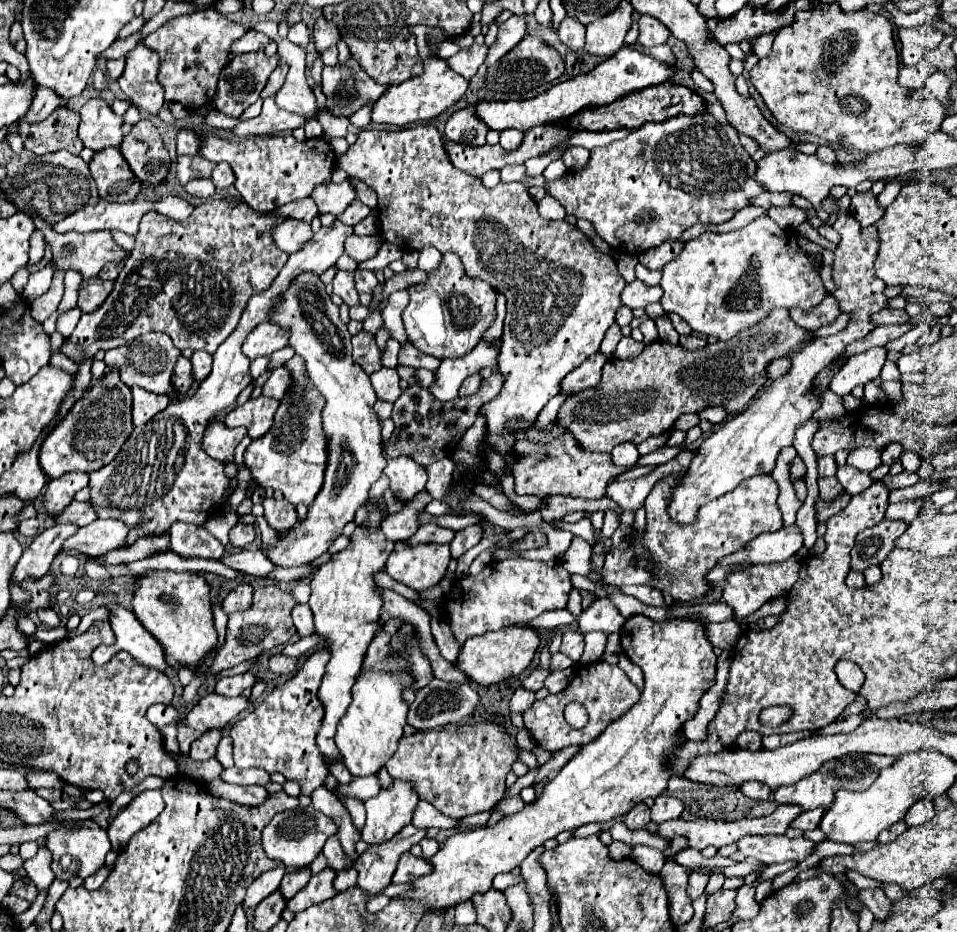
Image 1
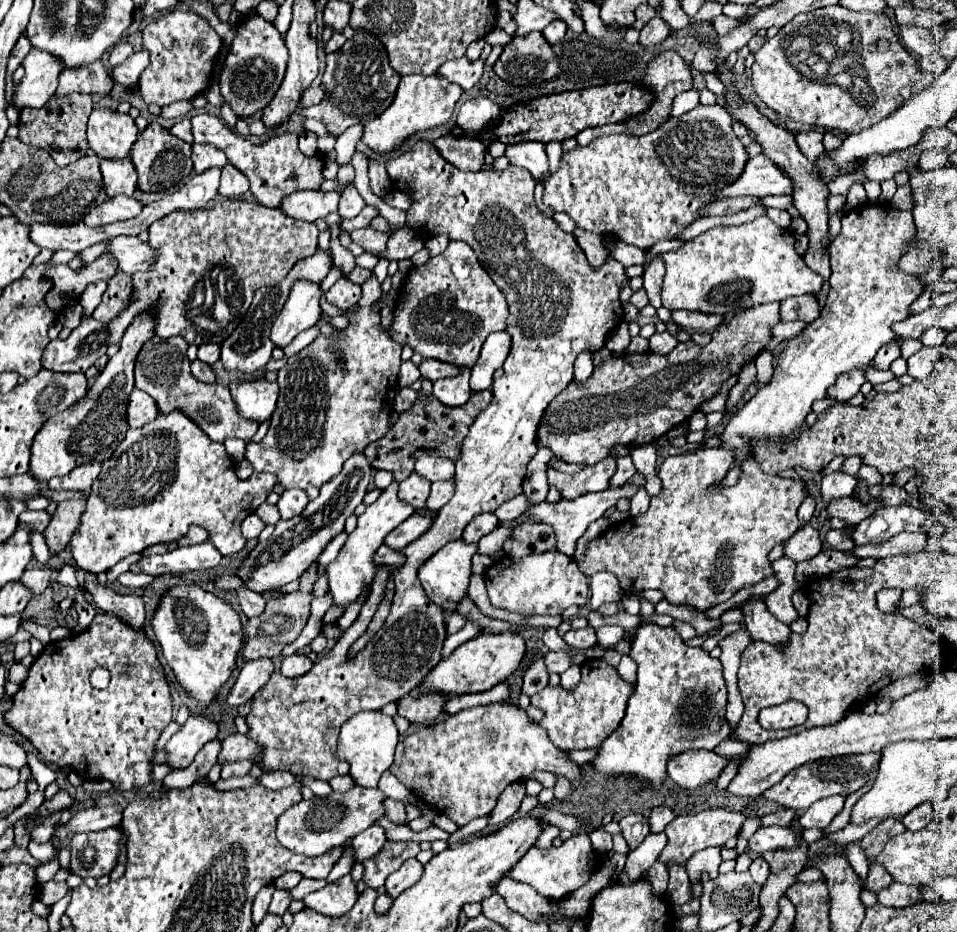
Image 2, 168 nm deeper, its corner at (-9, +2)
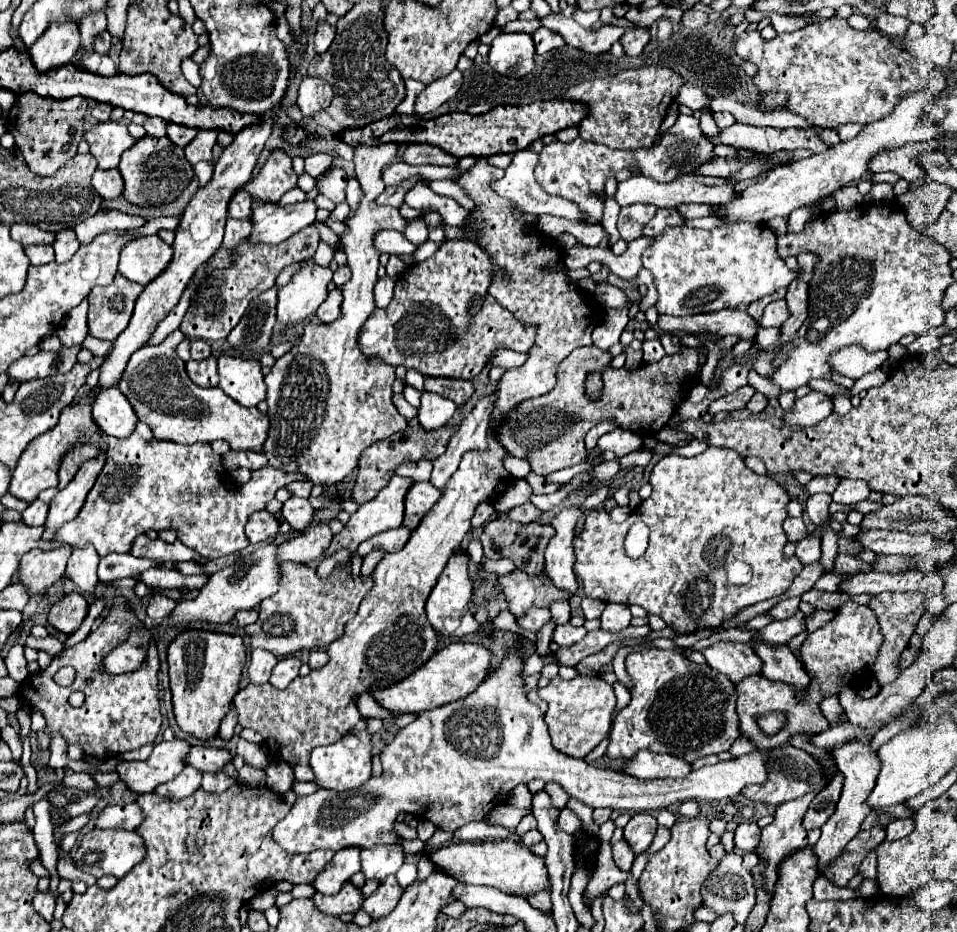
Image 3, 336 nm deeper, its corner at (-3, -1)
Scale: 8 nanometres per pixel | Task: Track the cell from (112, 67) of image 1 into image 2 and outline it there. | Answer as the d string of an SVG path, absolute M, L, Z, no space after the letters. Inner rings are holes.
M118 42L116 46L114 46L114 50L110 52L110 66L120 66L126 58L130 58L134 54L134 50L132 50L132 46L128 44L128 42Z

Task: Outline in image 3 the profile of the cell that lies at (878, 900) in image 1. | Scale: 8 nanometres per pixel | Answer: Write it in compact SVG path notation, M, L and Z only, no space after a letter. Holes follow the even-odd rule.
M876 849L868 851L866 859L864 859L862 865L860 865L860 873L862 873L864 877L868 877L868 879L876 879Z

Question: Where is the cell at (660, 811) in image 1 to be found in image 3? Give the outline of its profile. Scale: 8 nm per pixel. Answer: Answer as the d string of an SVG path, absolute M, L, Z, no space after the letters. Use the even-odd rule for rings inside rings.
M650 813L634 815L624 827L624 841L630 845L634 855L642 855L648 851L654 835L656 835L656 819Z

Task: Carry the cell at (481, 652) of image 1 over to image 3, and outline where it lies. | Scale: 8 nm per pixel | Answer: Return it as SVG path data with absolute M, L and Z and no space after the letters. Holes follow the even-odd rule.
M450 643L436 655L432 655L420 671L414 671L404 681L388 685L388 687L372 687L370 693L376 699L376 703L386 709L392 715L404 715L404 713L422 713L428 709L436 709L440 705L458 701L466 695L470 695L482 679L488 675L492 653L476 643Z

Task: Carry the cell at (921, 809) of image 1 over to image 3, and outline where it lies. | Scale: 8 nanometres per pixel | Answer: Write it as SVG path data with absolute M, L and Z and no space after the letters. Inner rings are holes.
M902 819L902 821L890 823L890 825L886 827L886 841L902 839L902 837L910 835L912 829L914 829L914 819Z

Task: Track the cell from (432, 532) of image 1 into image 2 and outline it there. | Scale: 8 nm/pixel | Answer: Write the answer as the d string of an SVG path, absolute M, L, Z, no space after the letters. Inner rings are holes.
M414 514L410 516L410 520L402 522L394 532L390 532L390 536L386 536L386 546L390 548L406 548L410 542L418 540L422 534L426 534L432 526L432 518L430 516L420 516L420 514Z

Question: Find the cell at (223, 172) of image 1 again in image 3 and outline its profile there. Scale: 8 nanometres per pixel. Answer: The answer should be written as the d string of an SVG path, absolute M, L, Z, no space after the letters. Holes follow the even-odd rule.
M240 189L230 201L230 217L248 219L252 213L252 195L246 189Z

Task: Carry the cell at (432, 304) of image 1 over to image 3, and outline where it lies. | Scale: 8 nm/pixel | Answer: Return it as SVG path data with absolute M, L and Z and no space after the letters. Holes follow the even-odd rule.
M470 239L444 241L444 245L430 259L408 267L398 277L390 305L384 309L376 309L372 317L362 325L362 331L358 335L360 351L366 357L378 359L392 367L404 365L406 369L420 371L424 377L446 379L474 379L498 349L526 353L534 345L536 327L520 323L508 309L504 309L494 297L488 295L488 287L492 285L492 269L494 263L490 255L484 253L484 249L476 241ZM472 295L482 295L484 307L476 315L472 315L472 327L464 331L464 319L468 319L468 299L472 299Z

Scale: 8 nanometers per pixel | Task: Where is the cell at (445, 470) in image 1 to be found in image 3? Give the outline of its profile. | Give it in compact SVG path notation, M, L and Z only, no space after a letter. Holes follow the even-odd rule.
M428 459L408 461L408 463L400 463L394 471L400 477L410 477L414 481L428 481L430 479L430 471L432 471L432 463Z

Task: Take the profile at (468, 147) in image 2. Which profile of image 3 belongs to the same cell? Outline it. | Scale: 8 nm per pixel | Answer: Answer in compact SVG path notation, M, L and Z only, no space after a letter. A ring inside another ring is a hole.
M424 143L408 145L402 155L402 161L408 165L446 165L446 167L454 167L458 163L454 155L448 155L446 151L440 151L438 147Z

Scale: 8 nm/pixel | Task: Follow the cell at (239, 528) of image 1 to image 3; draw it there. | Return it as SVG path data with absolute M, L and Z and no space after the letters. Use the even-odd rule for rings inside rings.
M258 511L246 523L246 535L250 543L262 543L266 539L272 539L278 535L278 531L280 531L280 521L268 511Z

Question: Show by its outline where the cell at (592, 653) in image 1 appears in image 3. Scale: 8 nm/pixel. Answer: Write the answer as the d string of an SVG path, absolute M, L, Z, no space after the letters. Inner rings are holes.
M616 603L606 605L604 615L602 615L602 629L612 631L612 633L622 631L630 625L630 619L632 619L632 615L630 615L628 607L620 607Z

